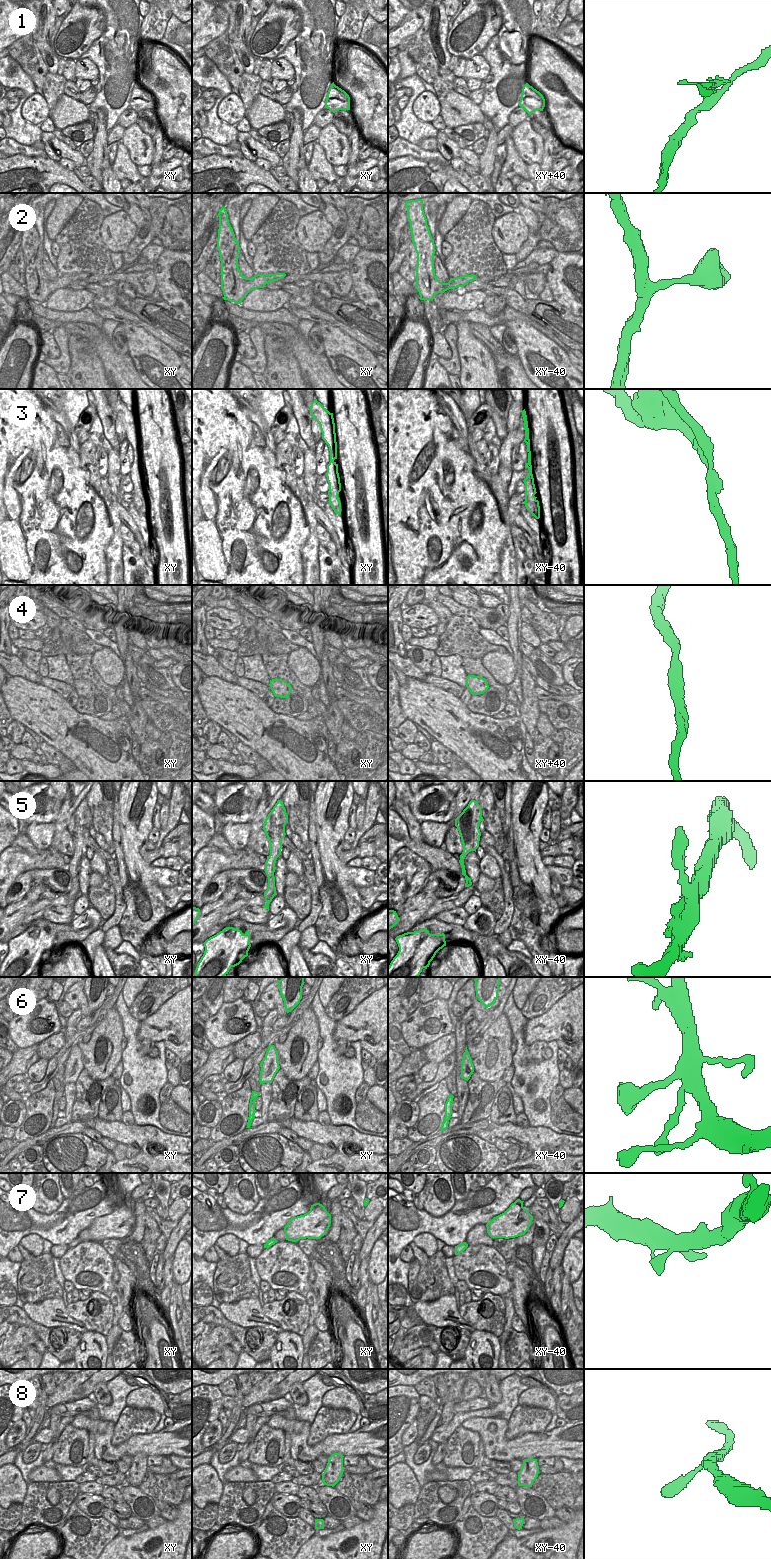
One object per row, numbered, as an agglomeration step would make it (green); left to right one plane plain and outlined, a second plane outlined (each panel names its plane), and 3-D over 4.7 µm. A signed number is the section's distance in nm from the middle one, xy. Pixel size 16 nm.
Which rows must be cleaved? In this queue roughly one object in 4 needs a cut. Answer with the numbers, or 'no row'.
1, 3

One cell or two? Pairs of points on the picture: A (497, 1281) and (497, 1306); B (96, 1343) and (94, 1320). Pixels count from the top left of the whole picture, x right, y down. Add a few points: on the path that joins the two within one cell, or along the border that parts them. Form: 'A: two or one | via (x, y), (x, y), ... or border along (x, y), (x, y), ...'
A: two | border along (485, 1292), (499, 1295)
B: two | border along (88, 1330), (99, 1332), (104, 1336)

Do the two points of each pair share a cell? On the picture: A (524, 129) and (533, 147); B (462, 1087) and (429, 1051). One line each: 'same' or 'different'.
A: same
B: different

